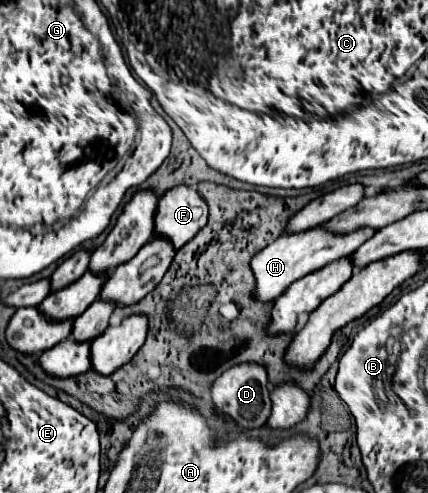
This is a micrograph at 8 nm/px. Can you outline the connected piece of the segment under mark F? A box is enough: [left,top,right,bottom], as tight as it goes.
[153,186,207,248]

